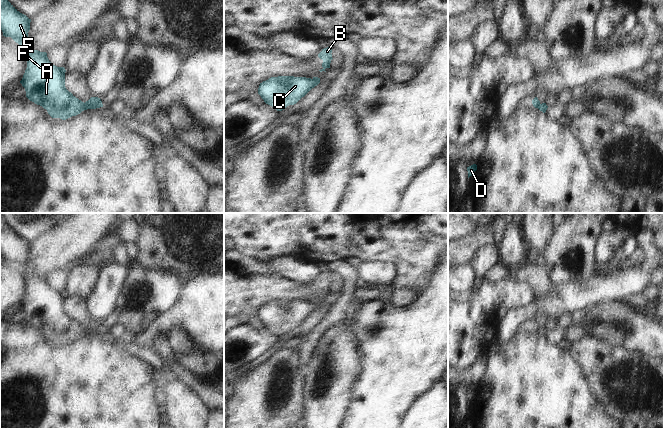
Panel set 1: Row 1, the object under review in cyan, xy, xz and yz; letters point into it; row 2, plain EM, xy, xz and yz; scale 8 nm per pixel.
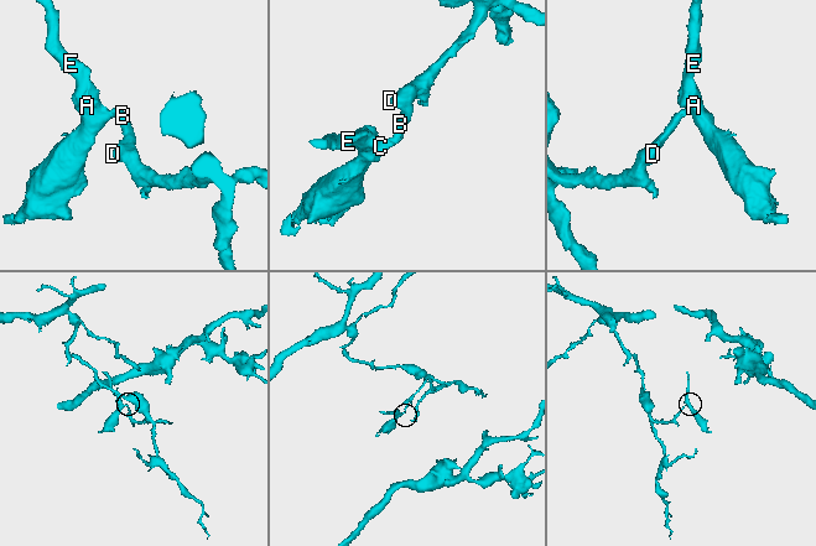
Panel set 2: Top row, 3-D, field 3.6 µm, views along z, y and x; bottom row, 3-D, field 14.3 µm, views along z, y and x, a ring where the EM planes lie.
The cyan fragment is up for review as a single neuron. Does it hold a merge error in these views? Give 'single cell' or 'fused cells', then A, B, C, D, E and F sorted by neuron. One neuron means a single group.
fused cells; groups A C E F / B D

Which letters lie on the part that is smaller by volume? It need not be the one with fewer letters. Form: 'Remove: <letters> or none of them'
Remove: A, C, E, F

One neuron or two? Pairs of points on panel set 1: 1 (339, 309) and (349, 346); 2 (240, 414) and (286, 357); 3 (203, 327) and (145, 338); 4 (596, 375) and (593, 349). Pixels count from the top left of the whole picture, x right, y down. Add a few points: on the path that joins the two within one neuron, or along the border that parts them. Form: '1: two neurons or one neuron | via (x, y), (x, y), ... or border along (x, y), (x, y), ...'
1: two neurons | border along (354, 300), (346, 315), (331, 324), (323, 334)
2: one neuron | via (255, 399), (270, 384), (274, 377), (274, 368)
3: one neuron | via (189, 320), (169, 320), (159, 327)
4: one neuron | via (596, 369), (596, 358), (593, 355)

